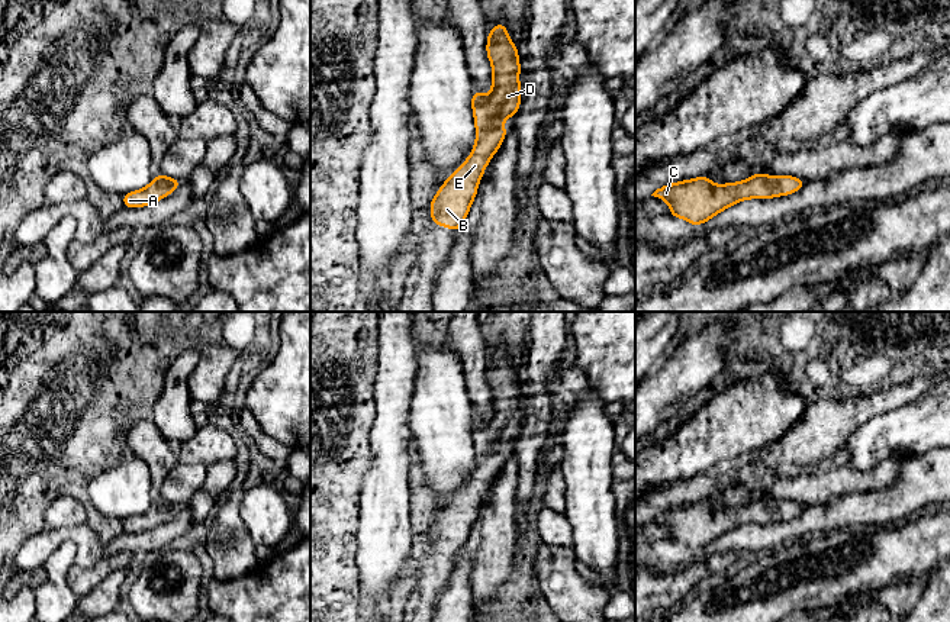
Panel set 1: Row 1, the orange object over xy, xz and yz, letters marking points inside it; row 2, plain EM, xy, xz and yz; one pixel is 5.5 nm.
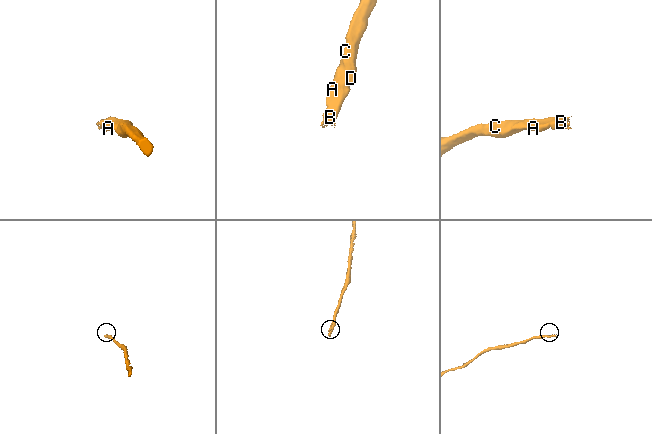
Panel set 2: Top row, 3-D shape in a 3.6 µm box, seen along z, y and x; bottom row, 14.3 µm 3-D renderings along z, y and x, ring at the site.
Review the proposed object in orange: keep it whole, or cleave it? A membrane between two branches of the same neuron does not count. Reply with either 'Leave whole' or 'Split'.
Leave whole

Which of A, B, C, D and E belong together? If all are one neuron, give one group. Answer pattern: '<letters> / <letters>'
A B C D E

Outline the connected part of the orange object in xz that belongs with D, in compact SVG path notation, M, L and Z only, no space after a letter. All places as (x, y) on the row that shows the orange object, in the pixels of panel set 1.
M503 22L489 30L486 52L493 68L492 91L484 97L473 88L474 148L429 203L431 225L448 226L453 233L463 228L483 171L508 133L502 120L513 117L521 106L518 46L512 43Z

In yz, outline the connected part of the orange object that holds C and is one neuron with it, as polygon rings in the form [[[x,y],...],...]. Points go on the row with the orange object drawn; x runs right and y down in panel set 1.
[[[754,173],[740,183],[715,186],[708,175],[658,187],[651,196],[670,204],[669,216],[682,217],[692,226],[747,199],[772,199],[801,190],[806,180],[793,175],[772,177]]]

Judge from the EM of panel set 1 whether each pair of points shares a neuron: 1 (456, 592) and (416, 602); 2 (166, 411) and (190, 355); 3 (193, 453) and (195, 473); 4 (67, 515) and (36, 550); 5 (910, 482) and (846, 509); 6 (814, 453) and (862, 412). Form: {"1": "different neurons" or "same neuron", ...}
{"1": "different neurons", "2": "same neuron", "3": "different neurons", "4": "different neurons", "5": "same neuron", "6": "same neuron"}

